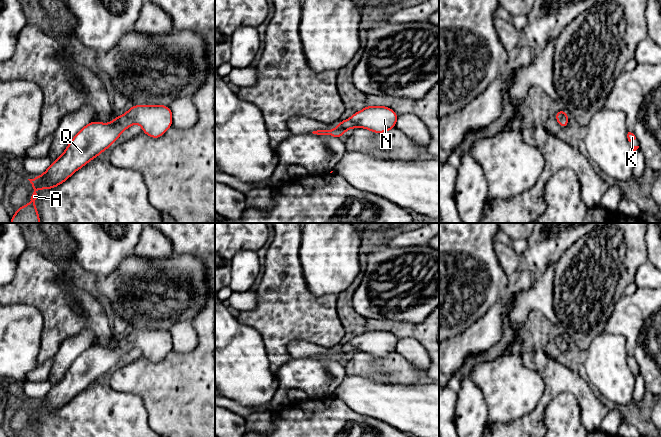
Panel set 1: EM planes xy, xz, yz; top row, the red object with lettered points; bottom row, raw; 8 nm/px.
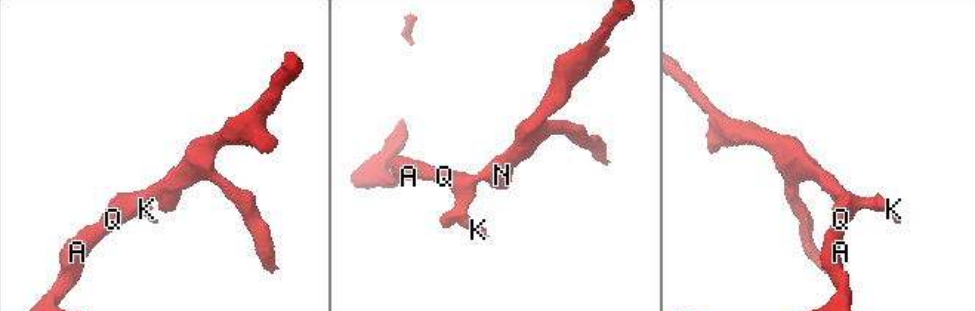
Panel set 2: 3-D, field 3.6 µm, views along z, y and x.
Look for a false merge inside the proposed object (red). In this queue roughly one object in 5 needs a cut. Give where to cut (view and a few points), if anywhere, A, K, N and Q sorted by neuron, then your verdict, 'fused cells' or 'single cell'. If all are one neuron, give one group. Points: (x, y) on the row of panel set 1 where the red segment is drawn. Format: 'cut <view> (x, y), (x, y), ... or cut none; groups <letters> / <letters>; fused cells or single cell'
cut none; groups A K N Q; single cell

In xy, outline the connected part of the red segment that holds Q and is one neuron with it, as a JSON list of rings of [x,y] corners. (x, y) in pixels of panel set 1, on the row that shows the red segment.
[[[137,105],[132,106],[125,114],[115,117],[110,124],[92,121],[83,127],[72,139],[65,152],[45,171],[44,174],[33,179],[28,179],[33,187],[31,203],[21,208],[16,208],[17,213],[11,217],[11,223],[40,223],[35,200],[38,198],[36,190],[54,188],[67,180],[74,172],[86,165],[90,160],[110,147],[120,134],[133,123],[138,123],[142,131],[152,138],[161,137],[172,126],[172,112],[170,107],[163,105]]]

